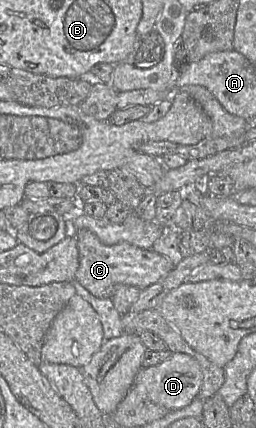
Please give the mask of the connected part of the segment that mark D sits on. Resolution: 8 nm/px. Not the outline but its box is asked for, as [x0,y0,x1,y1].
[135,353,202,410]

